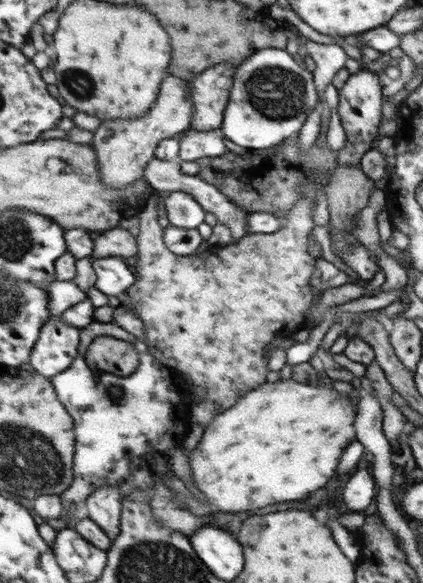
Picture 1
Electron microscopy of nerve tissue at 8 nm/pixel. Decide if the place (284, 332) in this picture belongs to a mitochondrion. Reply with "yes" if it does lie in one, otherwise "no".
no

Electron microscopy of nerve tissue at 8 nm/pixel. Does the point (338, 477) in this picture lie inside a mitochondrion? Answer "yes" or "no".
no

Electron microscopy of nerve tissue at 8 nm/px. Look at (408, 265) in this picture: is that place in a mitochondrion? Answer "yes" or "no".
no

